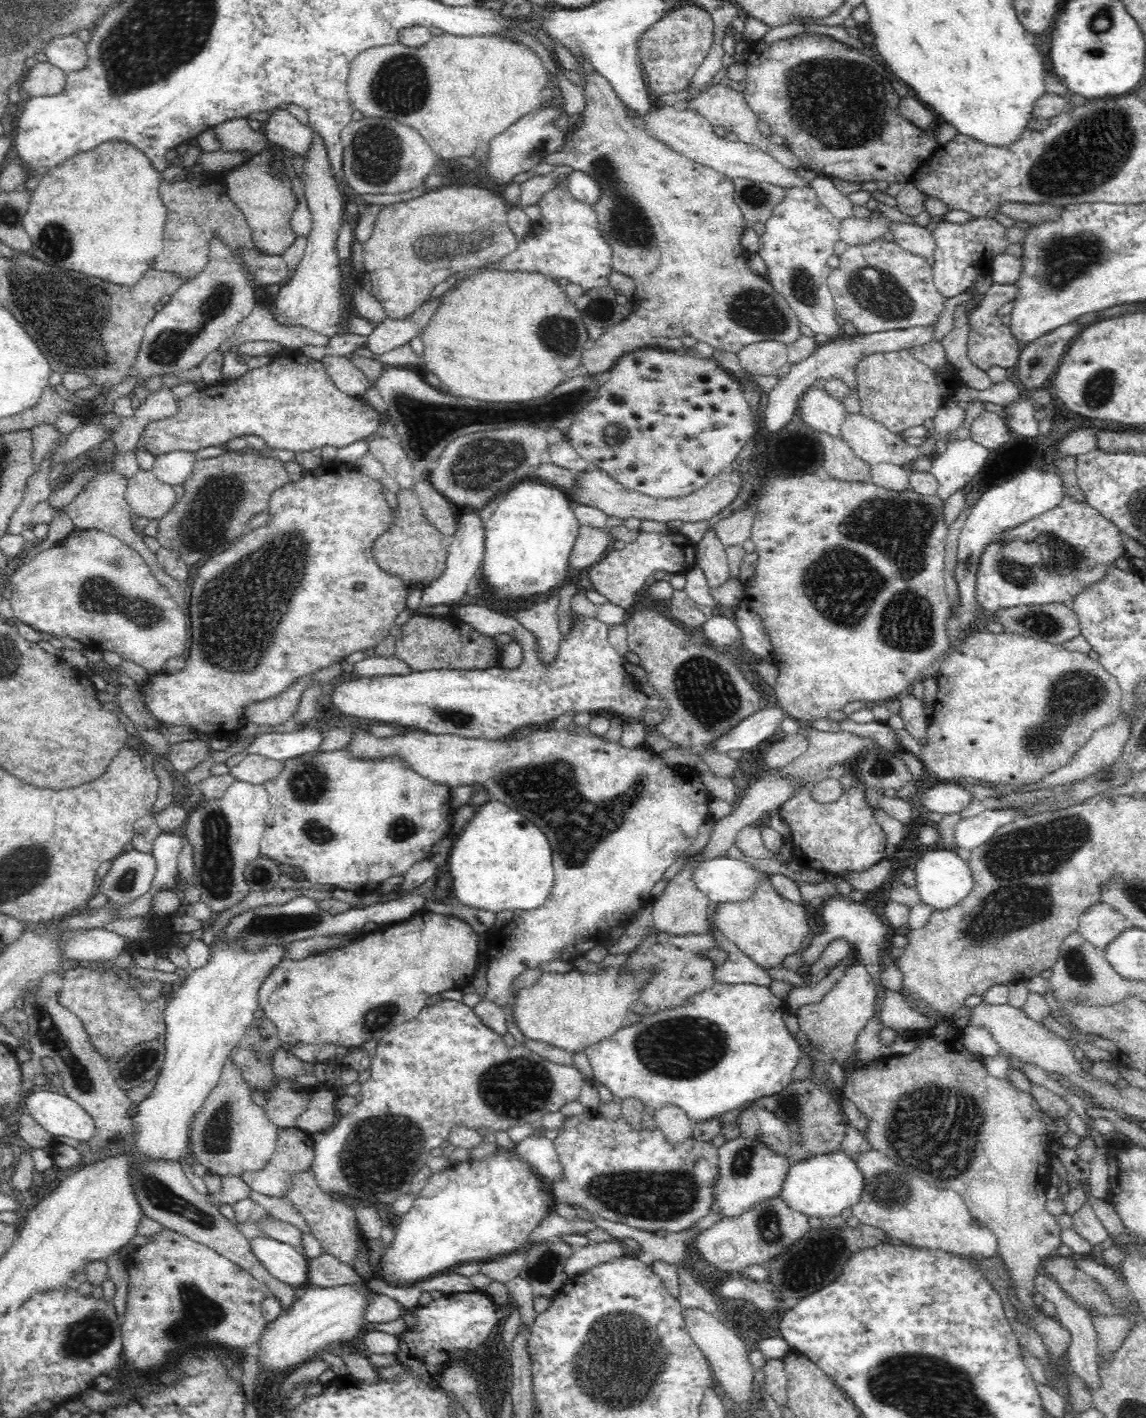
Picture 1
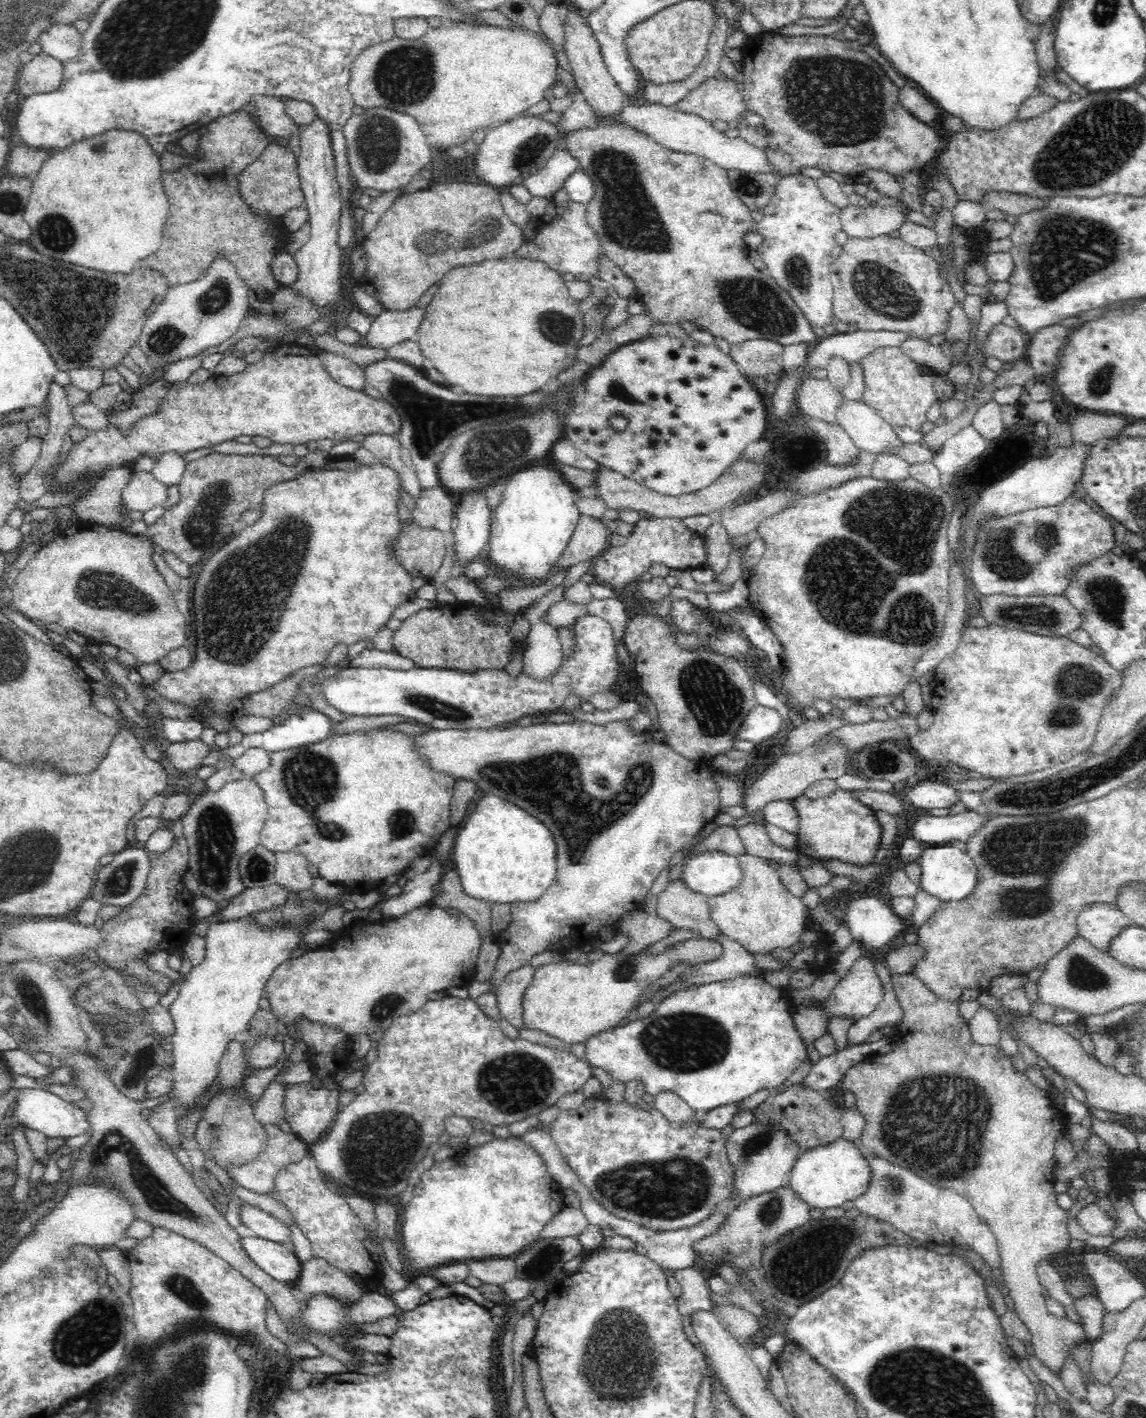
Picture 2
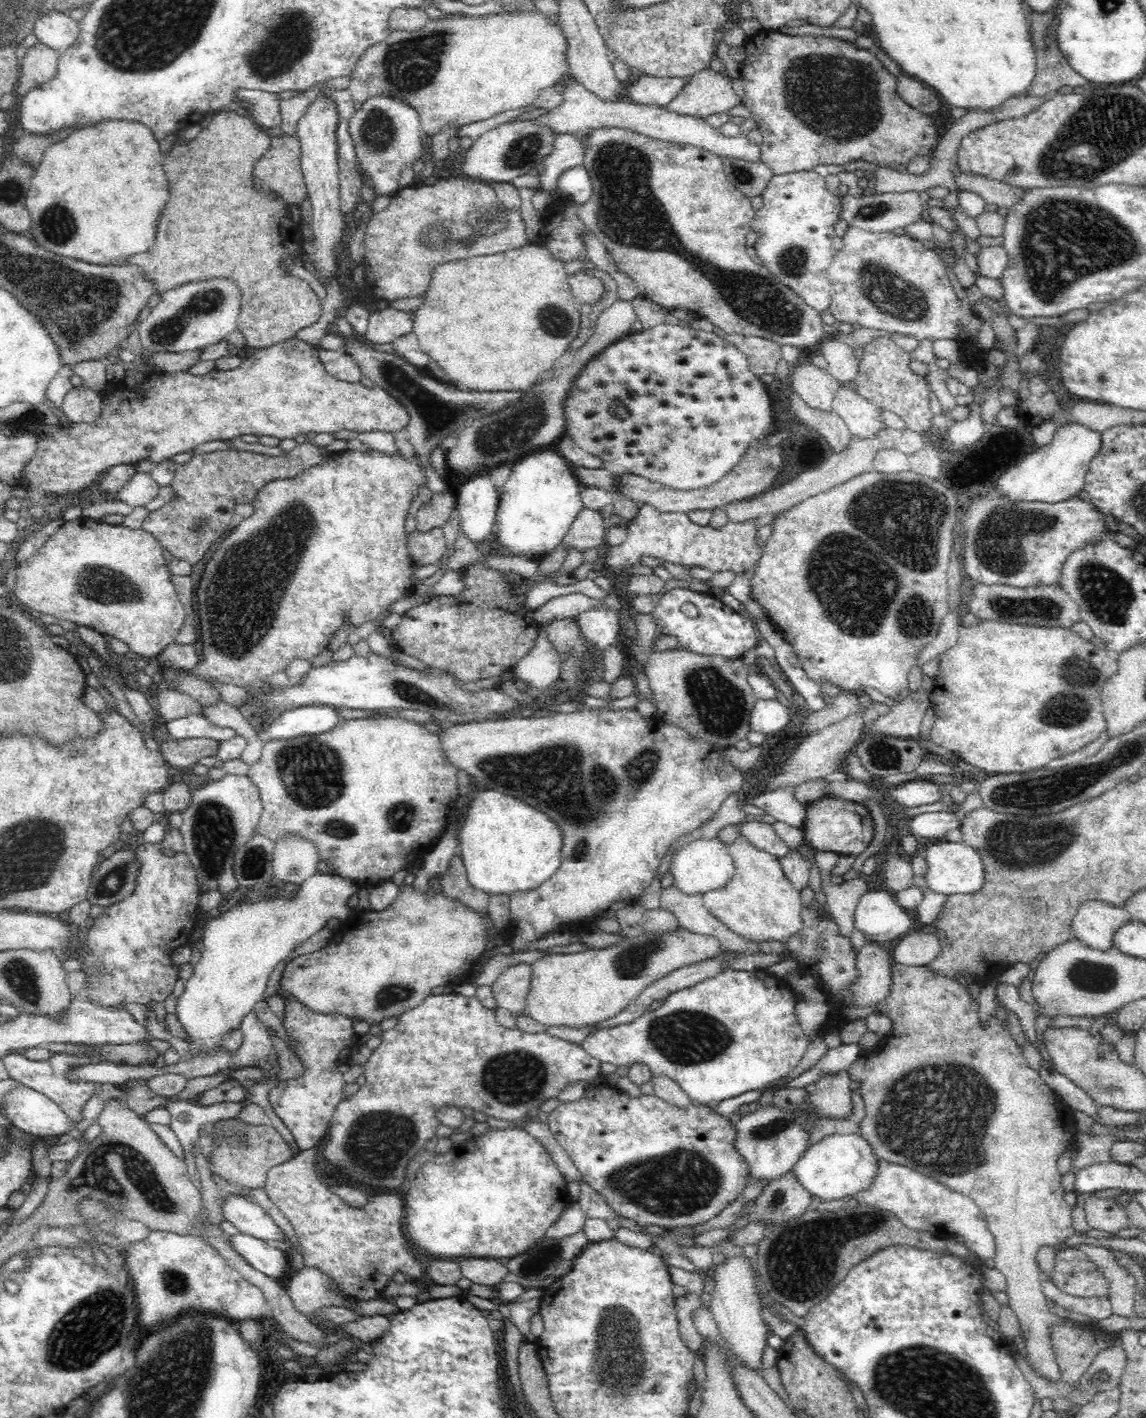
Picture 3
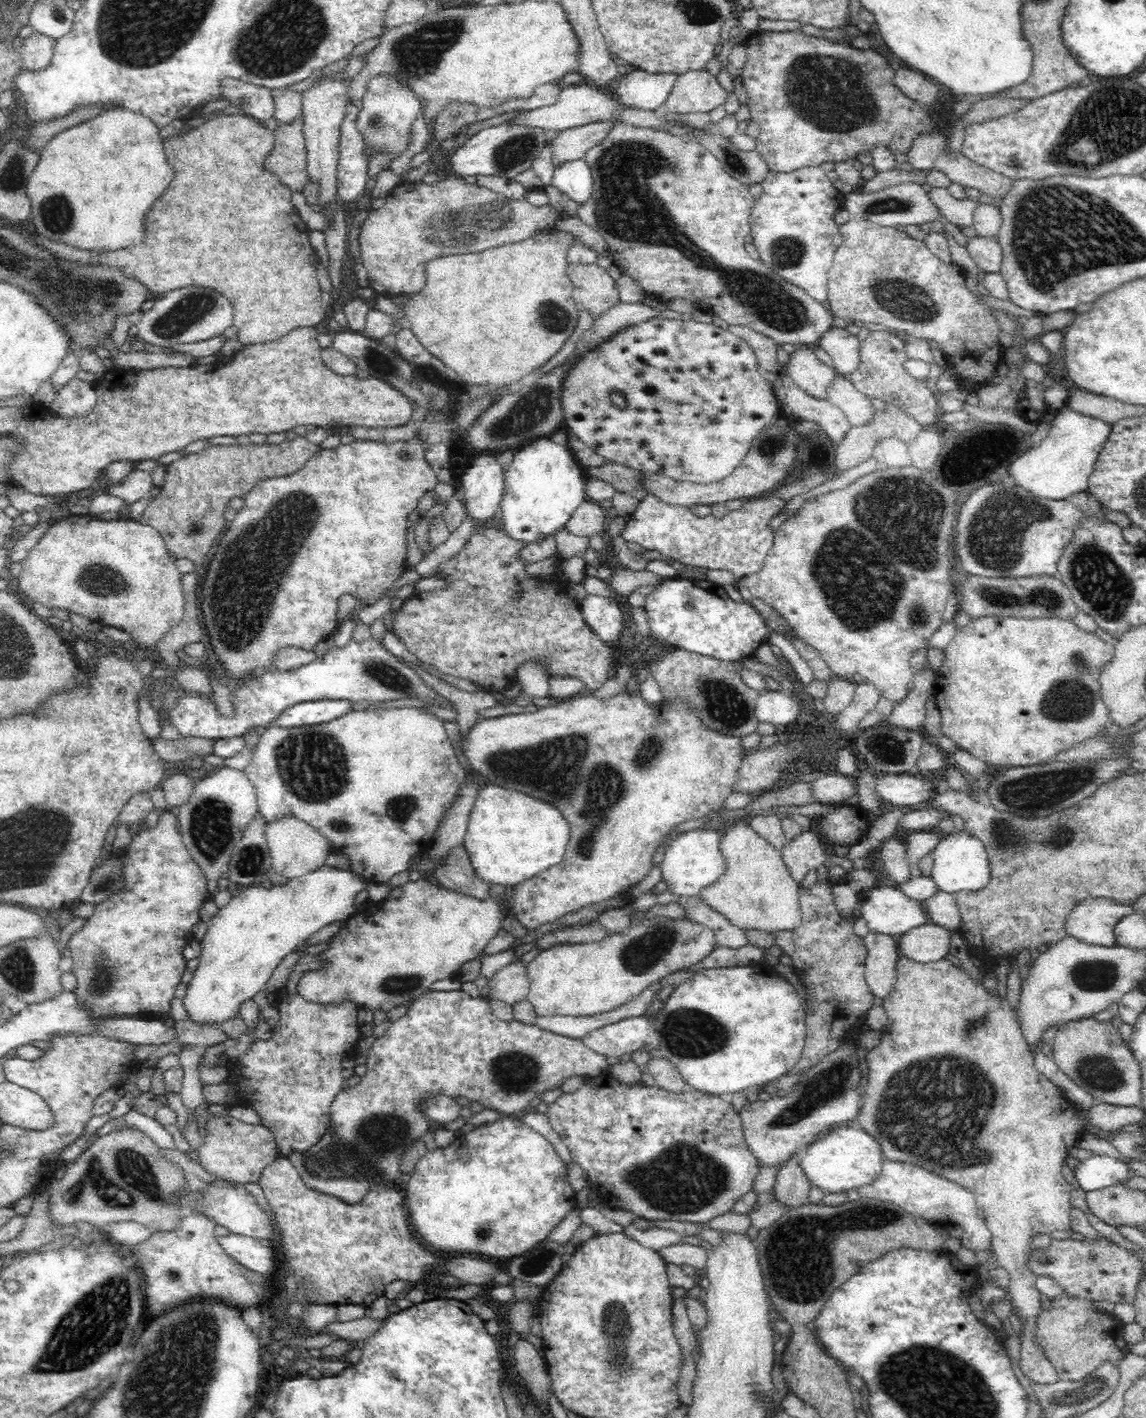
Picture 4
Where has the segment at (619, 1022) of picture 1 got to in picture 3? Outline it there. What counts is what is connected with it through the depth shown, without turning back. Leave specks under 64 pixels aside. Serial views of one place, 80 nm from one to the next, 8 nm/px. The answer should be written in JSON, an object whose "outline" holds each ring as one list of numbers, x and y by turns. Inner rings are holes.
{"outline":[[679,926,676,930,668,930,662,934,642,932,640,936,642,937,622,937,611,945,597,949,587,948,572,954,550,953,530,964,530,993,526,1002,526,1010,530,1012,530,1016,545,1026,590,1026,622,1012,647,986,659,978,664,978,678,968,715,958,722,952,716,937,694,932,688,927]]}

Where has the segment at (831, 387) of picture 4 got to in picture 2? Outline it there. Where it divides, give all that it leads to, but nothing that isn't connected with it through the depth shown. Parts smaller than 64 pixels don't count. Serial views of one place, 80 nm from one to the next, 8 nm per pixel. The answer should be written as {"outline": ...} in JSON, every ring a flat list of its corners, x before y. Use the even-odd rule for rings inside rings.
{"outline":[[843,398,836,407,835,415,837,418,836,421,840,423,840,426,850,435,857,449,868,449,874,451,876,454,895,454,895,450,892,448,894,445,899,445,900,439,898,439,892,429,892,425,880,417,878,411,874,410,870,405,866,405,862,399,848,400,848,398]]}

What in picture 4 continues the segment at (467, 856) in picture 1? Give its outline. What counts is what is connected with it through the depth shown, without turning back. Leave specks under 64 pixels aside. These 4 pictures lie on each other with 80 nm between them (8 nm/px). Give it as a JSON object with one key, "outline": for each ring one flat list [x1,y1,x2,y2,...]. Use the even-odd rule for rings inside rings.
{"outline":[[488,782,479,791,475,804,470,812,468,828,463,838,466,854,476,867,478,877,486,879,488,884,499,884,502,886,520,884,523,880,538,874,552,865,558,864,563,857,565,848,570,840,570,825,562,812,554,808,552,802,536,798,530,794,521,792,519,789,498,786,496,783]]}

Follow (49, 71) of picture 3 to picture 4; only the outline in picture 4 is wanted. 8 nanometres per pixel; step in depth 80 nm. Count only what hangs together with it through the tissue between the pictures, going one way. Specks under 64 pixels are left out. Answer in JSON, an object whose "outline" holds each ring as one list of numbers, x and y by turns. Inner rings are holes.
{"outline":[[34,30,28,38,22,40,22,46,18,48,17,54,22,58,23,67,37,70,46,68,50,64,53,48,52,37]]}

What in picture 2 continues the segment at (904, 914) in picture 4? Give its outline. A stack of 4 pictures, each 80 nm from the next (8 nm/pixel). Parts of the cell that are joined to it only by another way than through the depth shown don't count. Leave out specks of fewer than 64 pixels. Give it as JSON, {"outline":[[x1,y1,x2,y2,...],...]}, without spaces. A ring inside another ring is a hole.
{"outline":[[865,894,850,902,846,923,853,940,861,944,863,952,872,954,903,933,908,925,884,898]]}

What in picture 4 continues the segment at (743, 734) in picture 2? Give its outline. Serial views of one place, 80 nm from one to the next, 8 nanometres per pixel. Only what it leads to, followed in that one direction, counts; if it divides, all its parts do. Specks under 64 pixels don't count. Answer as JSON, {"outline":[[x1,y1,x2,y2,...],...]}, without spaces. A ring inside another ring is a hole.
{"outline":[[776,690,762,691,756,702,756,717,760,722,770,722,779,730,792,724,802,708,802,701,796,694,776,692]]}

